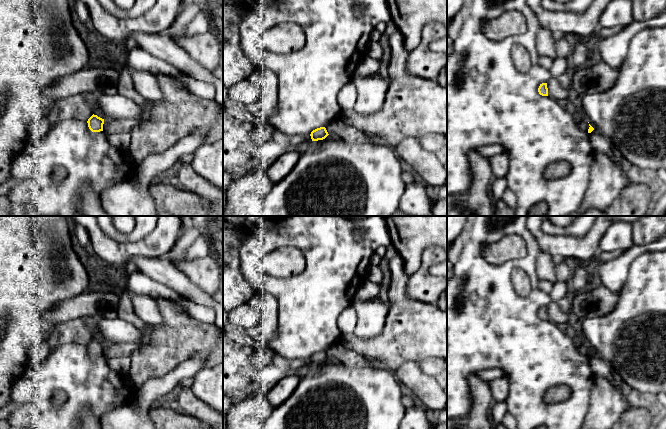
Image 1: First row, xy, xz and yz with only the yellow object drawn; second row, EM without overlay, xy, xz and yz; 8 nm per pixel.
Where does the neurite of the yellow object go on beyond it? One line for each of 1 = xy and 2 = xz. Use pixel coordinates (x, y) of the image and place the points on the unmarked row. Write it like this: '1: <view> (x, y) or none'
1: none
2: none

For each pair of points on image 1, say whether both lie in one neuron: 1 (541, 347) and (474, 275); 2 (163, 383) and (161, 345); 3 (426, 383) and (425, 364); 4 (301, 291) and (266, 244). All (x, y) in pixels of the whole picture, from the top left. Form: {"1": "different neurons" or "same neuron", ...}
{"1": "same neuron", "2": "different neurons", "3": "different neurons", "4": "same neuron"}

